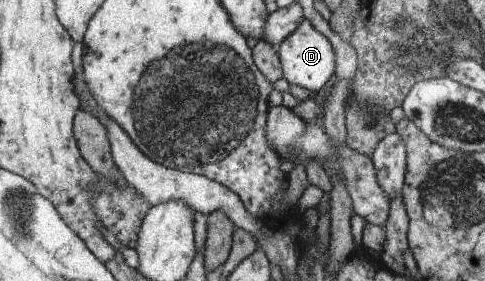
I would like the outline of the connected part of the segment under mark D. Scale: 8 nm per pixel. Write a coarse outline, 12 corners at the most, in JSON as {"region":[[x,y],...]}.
{"region":[[309,20],[277,48],[283,78],[318,92],[336,75],[332,42]]}

